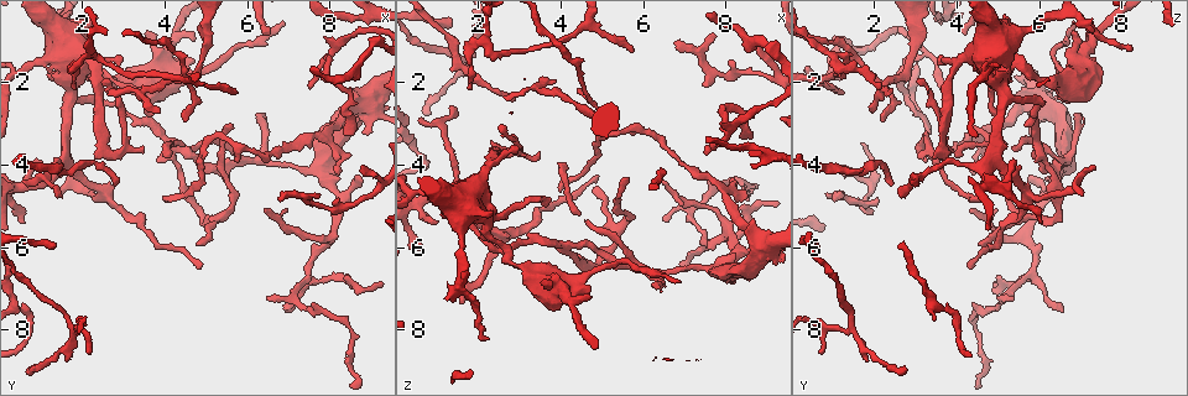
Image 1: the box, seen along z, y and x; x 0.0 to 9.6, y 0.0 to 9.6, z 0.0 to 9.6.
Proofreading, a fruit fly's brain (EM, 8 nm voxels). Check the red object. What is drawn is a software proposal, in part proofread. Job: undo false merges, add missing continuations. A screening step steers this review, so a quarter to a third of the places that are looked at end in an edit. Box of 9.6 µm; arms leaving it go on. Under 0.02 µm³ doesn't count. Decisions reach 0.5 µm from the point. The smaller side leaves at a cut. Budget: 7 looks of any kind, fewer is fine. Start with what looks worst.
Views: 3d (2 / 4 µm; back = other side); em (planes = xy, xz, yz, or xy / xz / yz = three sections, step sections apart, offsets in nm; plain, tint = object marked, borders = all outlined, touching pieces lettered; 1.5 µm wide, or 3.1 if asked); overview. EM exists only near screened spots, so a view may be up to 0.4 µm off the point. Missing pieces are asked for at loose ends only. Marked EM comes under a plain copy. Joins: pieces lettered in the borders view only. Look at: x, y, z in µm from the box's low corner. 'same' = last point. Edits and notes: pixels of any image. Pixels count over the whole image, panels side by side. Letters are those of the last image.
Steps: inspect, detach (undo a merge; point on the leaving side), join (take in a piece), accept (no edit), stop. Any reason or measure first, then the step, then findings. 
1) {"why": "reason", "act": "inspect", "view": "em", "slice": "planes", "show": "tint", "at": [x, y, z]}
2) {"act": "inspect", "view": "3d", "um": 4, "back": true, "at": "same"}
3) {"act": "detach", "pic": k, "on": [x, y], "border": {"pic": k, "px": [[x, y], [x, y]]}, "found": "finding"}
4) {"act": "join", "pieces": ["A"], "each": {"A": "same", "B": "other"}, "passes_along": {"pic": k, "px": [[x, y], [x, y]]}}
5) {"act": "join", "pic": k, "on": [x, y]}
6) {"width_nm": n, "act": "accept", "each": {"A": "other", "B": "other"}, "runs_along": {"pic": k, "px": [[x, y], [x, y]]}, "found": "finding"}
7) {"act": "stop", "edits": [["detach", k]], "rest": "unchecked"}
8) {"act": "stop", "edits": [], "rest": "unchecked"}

{"act": "inspect", "view": "em", "slice": "planes", "show": "borders", "at": [1.00, 3.90, 5.35]}

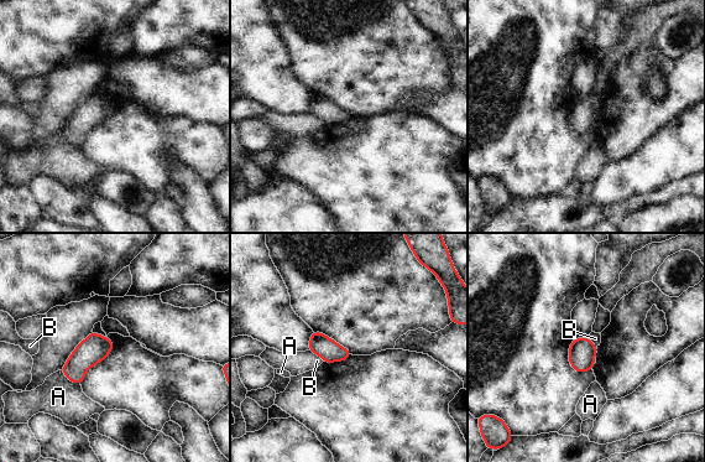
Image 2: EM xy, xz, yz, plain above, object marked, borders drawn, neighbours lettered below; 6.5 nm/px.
{"act": "accept", "each": {"A": "other", "B": "other"}, "found": "no lettered piece goes on from it"}

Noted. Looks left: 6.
{"why": "thin end", "act": "inspect", "view": "3d", "um": 4, "at": [6.50, 7.25, 5.30]}

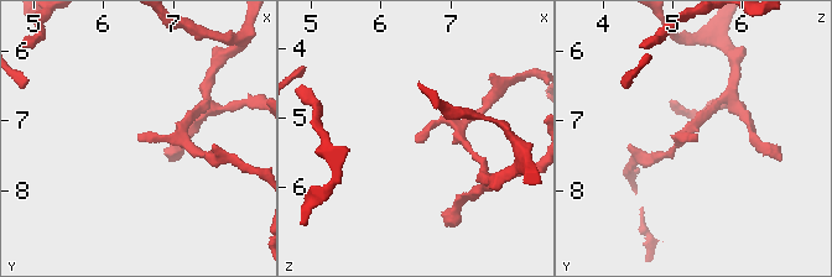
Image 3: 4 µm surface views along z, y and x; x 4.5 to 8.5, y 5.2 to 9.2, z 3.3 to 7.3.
{"act": "inspect", "view": "em", "slice": "xz", "step": 4, "show": "borders", "at": [6.50, 7.30, 5.35]}

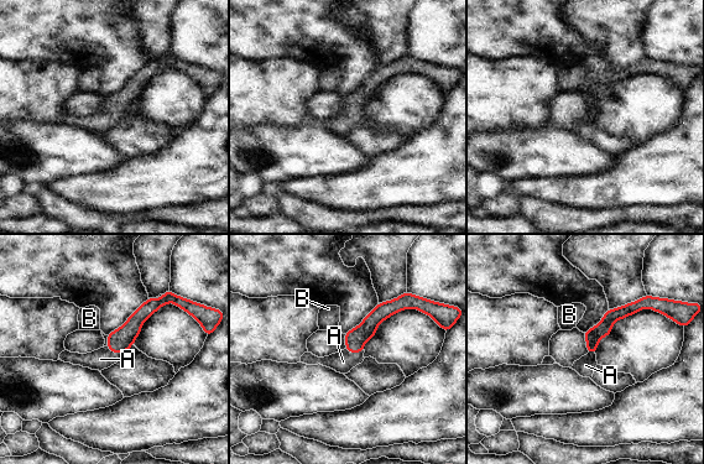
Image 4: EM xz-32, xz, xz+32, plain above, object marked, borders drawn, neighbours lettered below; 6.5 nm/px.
{"act": "inspect", "view": "em", "slice": "planes", "show": "borders", "at": "same"}

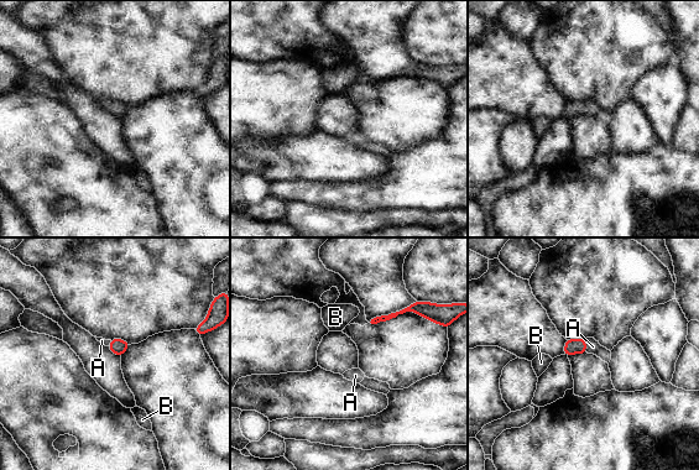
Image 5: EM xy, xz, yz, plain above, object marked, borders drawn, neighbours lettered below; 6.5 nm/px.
{"act": "join", "pieces": ["A"], "each": {"A": "same", "B": "other"}, "passes_along": {"pic": 5, "px": [[572, 346], [585, 345], [593, 346]]}, "found": "it goes on there"}

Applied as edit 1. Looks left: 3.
{"why": "see it whole again", "act": "inspect", "view": "overview"}

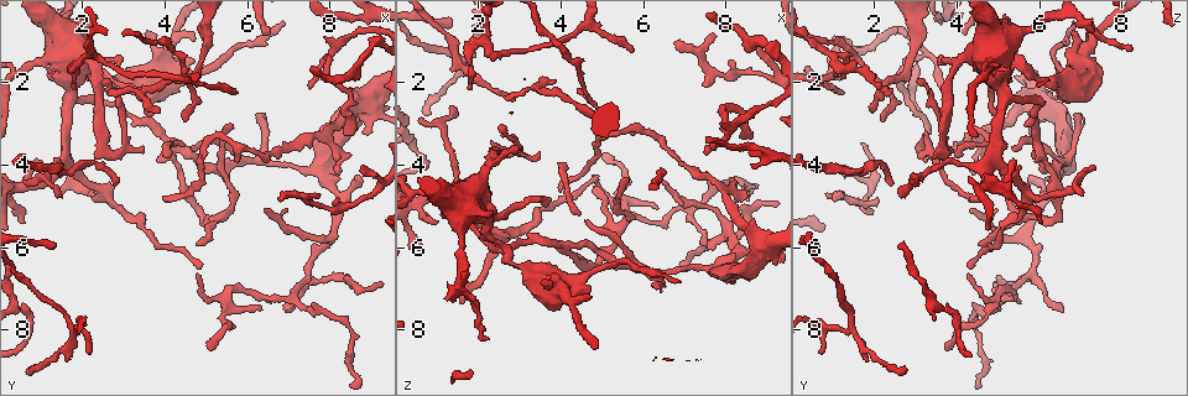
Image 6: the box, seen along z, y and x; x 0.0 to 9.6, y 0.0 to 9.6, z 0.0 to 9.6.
{"why": "a fork", "act": "inspect", "view": "em", "slice": "xz", "step": 4, "show": "tint", "at": [2.20, 1.30, 1.00]}

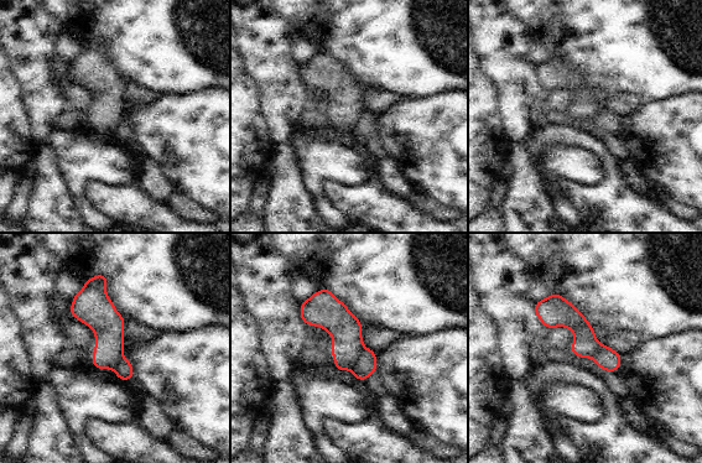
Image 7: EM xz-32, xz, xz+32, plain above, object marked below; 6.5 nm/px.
{"act": "inspect", "view": "em", "slice": "xz", "step": 4, "show": "borders", "at": "same"}

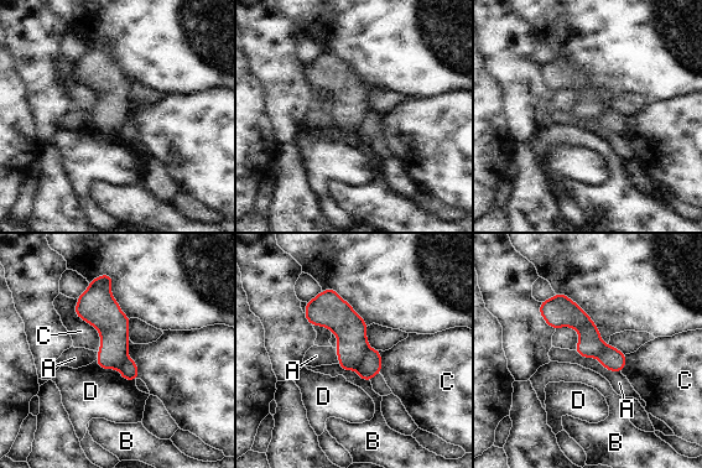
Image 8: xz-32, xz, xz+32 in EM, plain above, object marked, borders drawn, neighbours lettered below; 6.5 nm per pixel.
{"longest_contact_nm": ["C", 380], "act": "detach", "pic": 8, "on": [370, 364], "each": {"A": "other", "B": "other", "C": "other", "D": "other"}, "border": {"pic": 8, "px": [[369, 348], [355, 369]]}, "found": "two cells meet here"}

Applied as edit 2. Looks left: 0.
{"act": "stop", "edits": [["join", 5], ["detach", 8]], "rest": "unchecked"}

